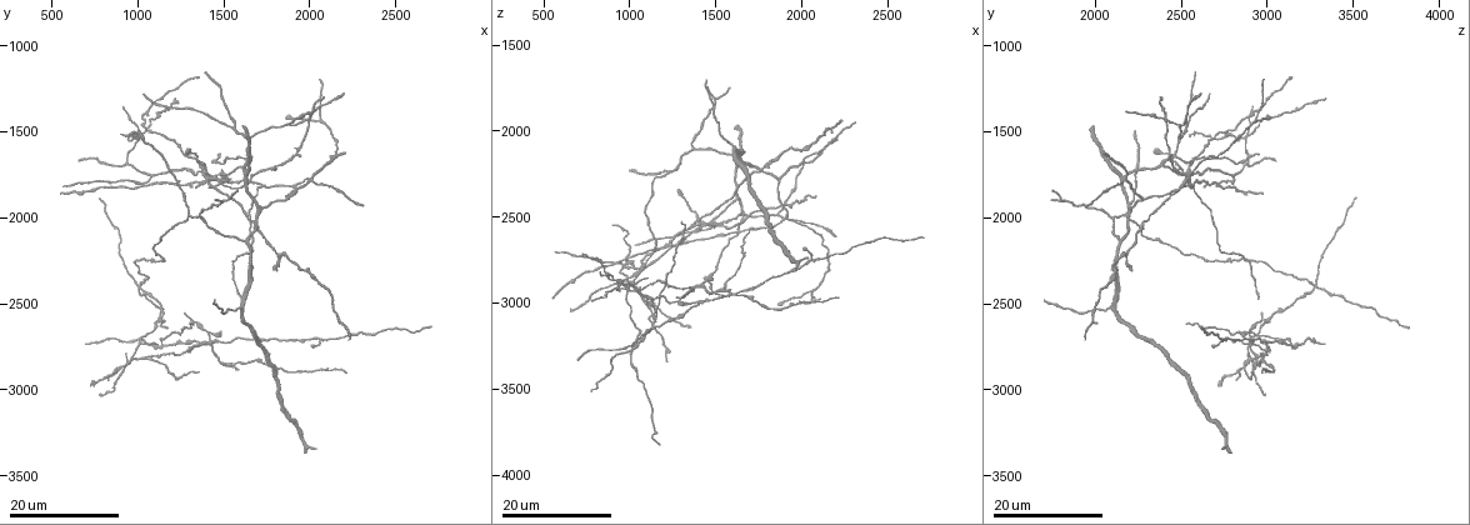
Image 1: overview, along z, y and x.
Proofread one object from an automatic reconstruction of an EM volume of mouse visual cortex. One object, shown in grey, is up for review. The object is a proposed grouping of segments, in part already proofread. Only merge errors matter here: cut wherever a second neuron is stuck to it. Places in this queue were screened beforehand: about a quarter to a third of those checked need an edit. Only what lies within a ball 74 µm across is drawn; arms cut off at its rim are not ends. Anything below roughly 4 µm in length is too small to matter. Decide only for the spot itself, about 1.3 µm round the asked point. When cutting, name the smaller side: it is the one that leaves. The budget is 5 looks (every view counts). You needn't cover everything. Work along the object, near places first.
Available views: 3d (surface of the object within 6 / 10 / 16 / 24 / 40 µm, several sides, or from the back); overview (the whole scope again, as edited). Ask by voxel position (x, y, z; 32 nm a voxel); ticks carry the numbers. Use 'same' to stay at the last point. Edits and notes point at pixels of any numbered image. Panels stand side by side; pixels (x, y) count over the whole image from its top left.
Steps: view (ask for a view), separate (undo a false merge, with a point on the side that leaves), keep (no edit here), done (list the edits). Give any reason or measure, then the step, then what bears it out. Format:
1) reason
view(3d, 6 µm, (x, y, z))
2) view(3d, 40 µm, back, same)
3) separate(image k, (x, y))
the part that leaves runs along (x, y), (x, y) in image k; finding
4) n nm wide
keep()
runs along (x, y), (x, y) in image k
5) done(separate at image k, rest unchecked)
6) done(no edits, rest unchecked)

a fork
view(3d, 24 µm, (2020, 1760, 2180))

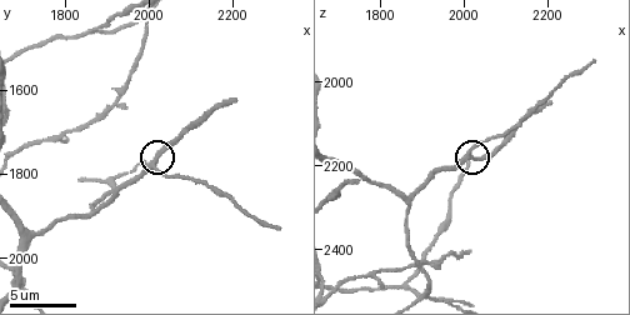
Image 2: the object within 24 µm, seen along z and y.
zoom in
view(3d, 10 µm, (2010, 1775, 2175))

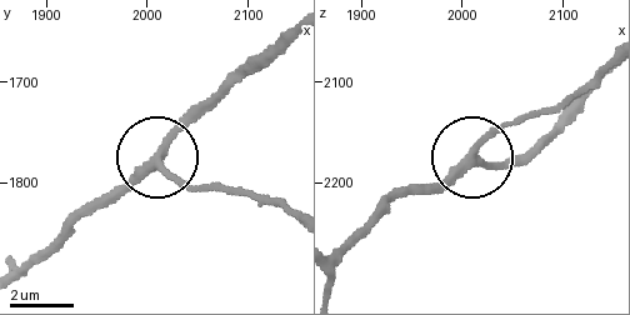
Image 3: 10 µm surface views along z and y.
3 arms
keep()
runs along (335, 253), (384, 206), (440, 188), (475, 158), (526, 166) in image 3; continuous, no second neuron

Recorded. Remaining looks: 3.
three-way junction
view(3d, 24 µm, (2060, 1420, 2940))

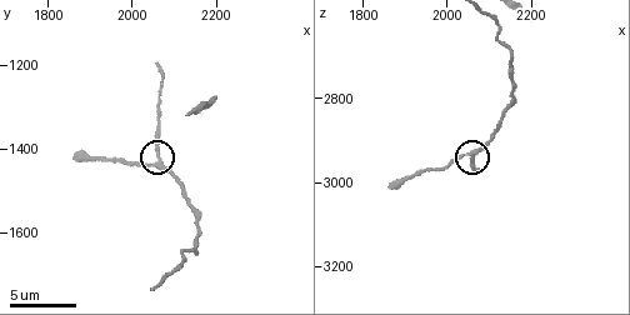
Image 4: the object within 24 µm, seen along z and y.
view(3d, 10 µm, (2065, 1430, 2935))

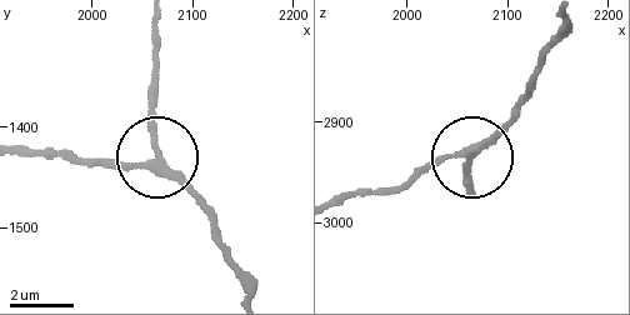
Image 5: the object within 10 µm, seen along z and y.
3 arms
keep()
runs along (561, 21), (526, 101), (481, 150), (425, 164), (379, 190) in image 5; all the same neuron

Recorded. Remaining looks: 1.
branch point
view(3d, 10 µm, (1875, 1895, 2285))

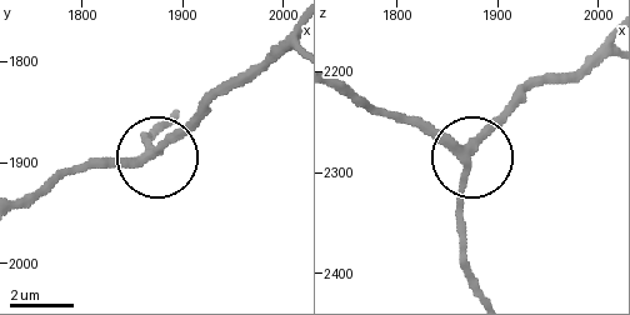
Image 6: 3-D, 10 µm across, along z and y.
3 arms
keep()
runs along (341, 83), (390, 114), (430, 123), (469, 155), (516, 106) in image 6; all the same neuron

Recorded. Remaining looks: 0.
done(no edits, rest unchecked)

